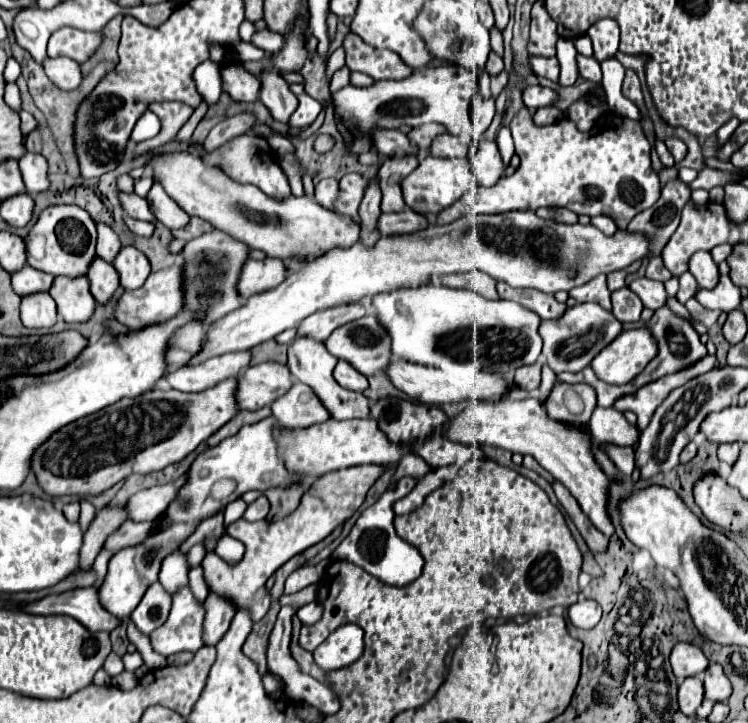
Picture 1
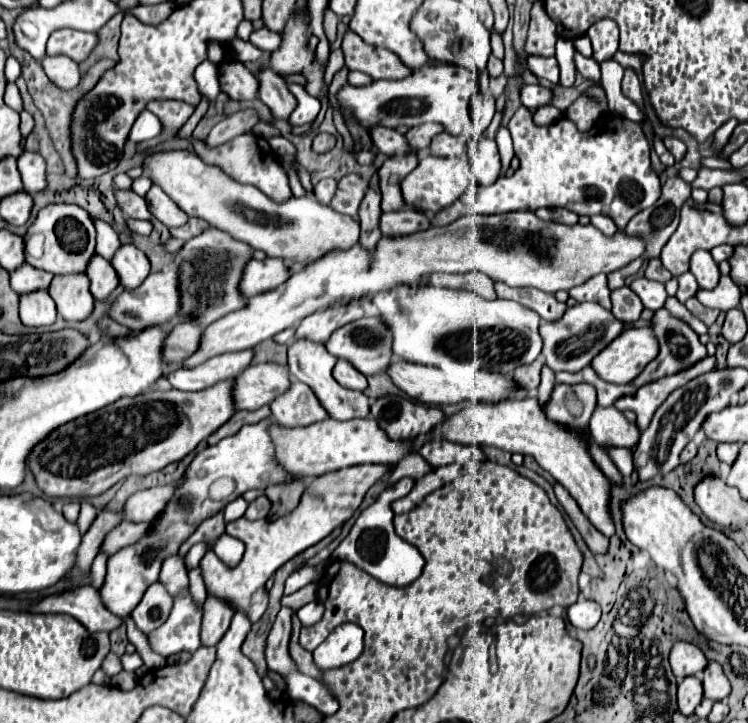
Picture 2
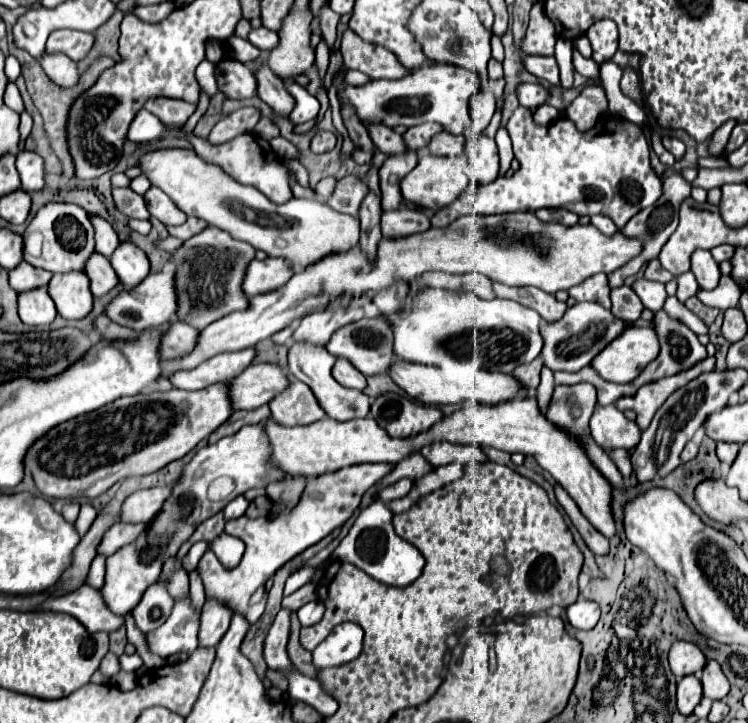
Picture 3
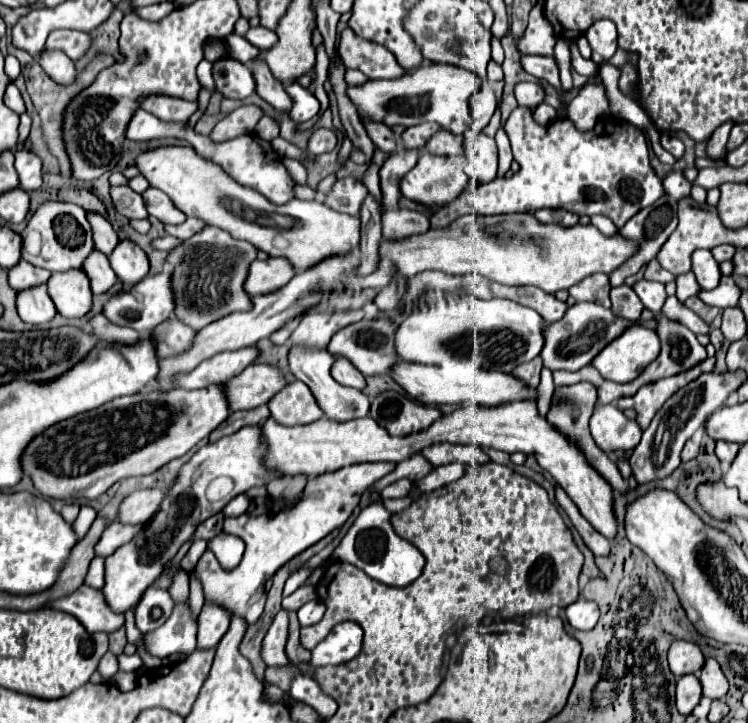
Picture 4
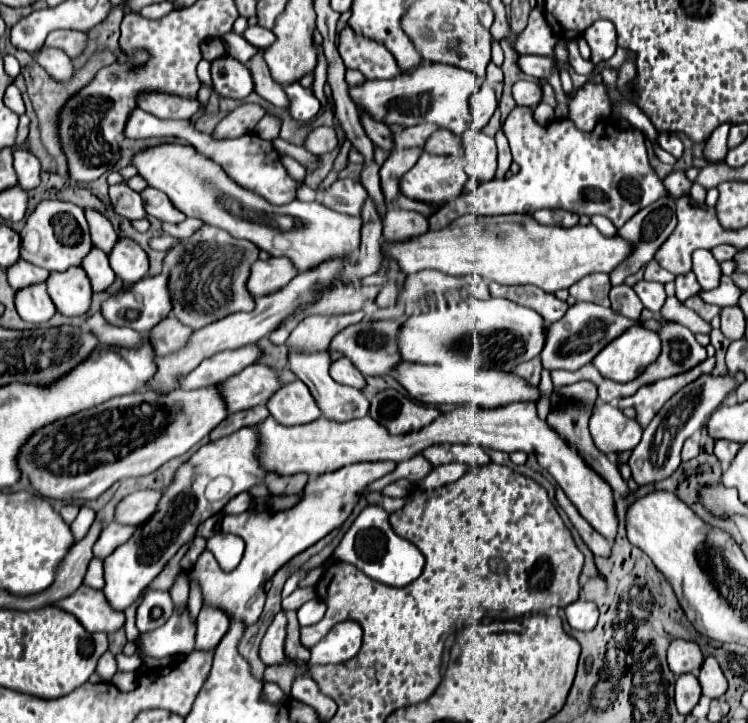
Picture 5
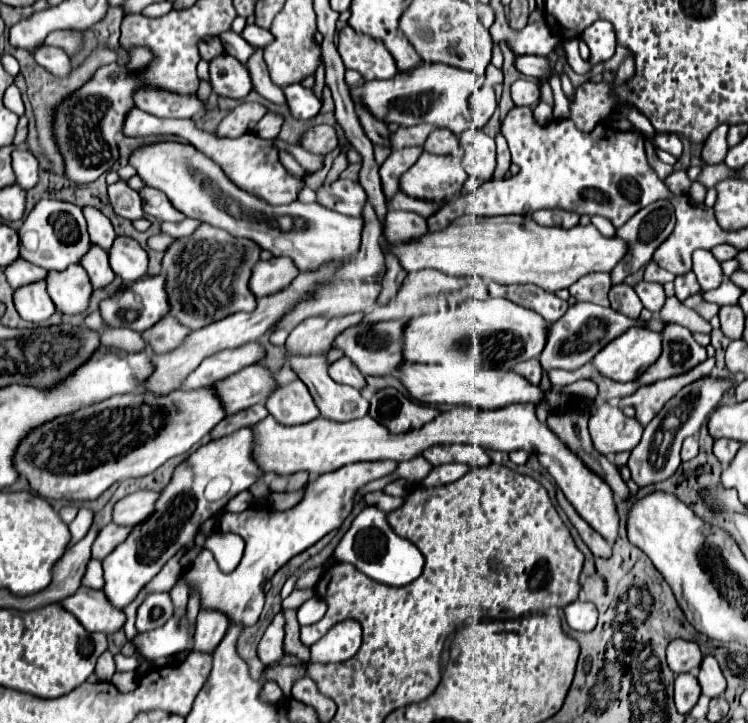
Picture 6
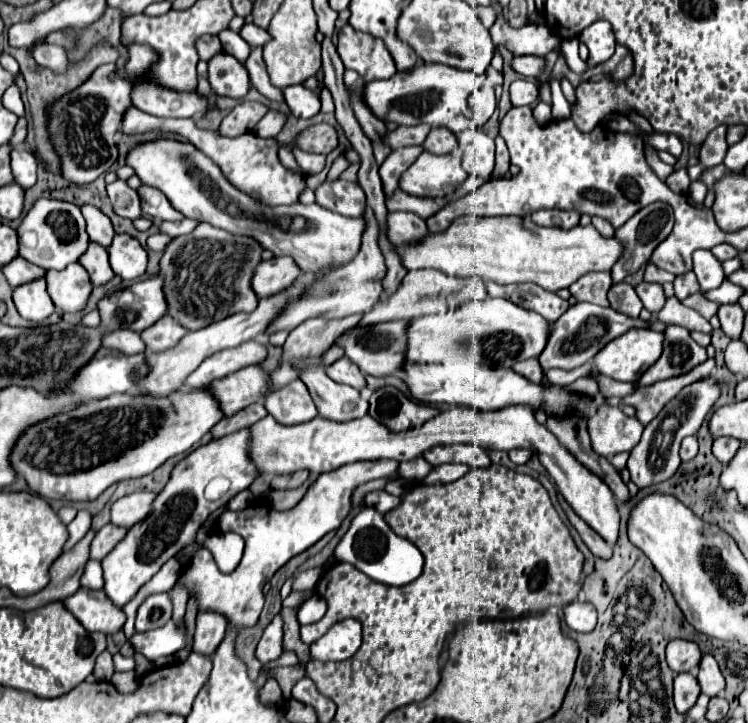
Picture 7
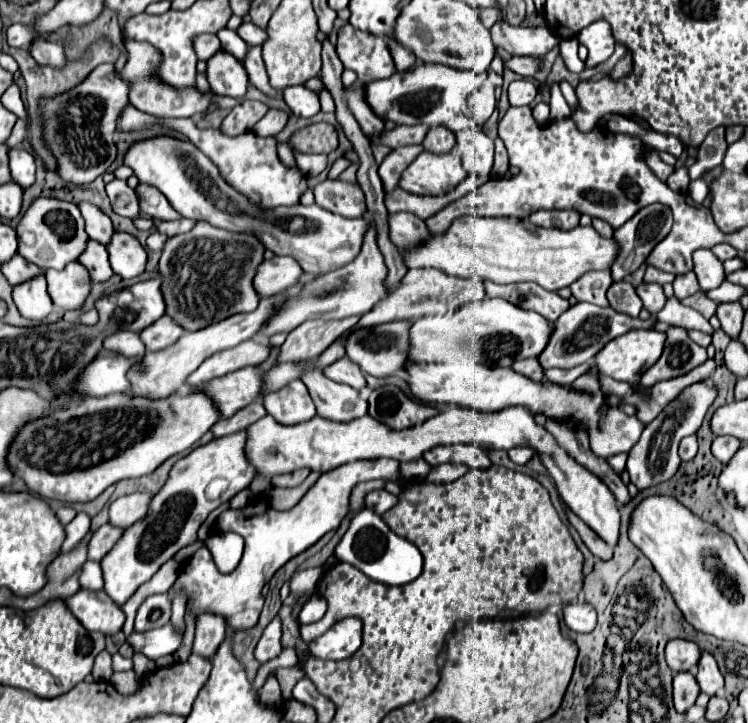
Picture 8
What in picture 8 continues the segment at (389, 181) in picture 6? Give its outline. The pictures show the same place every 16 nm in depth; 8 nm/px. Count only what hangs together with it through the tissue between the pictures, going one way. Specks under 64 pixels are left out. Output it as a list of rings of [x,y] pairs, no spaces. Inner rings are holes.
[[[408,146],[408,148],[398,148],[398,150],[392,150],[384,162],[380,164],[380,178],[382,178],[382,184],[384,184],[384,192],[392,192],[394,188],[398,188],[398,180],[402,176],[402,172],[418,158],[418,154],[422,152],[424,148],[422,146]]]

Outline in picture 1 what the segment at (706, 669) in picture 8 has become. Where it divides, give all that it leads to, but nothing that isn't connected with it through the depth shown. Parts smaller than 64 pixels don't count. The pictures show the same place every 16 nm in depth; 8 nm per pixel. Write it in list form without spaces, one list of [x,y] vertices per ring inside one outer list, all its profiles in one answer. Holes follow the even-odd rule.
[[[710,664],[708,670],[704,672],[704,690],[706,698],[712,702],[726,702],[728,696],[732,694],[732,684],[720,664]]]

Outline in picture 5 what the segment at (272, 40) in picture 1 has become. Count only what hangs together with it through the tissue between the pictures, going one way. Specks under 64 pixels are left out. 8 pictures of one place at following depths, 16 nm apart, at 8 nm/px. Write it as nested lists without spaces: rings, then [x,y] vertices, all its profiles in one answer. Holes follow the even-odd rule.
[[[250,26],[250,28],[246,30],[244,38],[246,38],[252,46],[256,46],[256,48],[260,48],[260,50],[268,48],[268,44],[272,44],[272,40],[276,40],[276,36],[272,36],[272,30],[266,30],[266,28],[260,28],[260,26]]]

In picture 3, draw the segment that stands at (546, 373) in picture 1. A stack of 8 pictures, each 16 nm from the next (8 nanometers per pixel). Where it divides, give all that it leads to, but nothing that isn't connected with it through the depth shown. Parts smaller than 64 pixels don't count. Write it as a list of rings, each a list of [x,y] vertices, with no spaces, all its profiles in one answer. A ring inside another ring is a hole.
[[[544,366],[541,370],[540,384],[537,388],[537,400],[540,411],[545,415],[555,388],[554,373]]]

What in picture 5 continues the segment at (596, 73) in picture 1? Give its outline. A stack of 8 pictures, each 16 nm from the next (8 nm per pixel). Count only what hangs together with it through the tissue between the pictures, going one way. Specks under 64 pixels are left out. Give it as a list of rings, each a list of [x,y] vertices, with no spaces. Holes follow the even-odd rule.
[[[576,40],[568,42],[568,52],[570,52],[570,66],[574,68],[574,71],[581,75],[590,75],[594,72],[594,62],[592,60],[584,60],[578,52],[578,44]]]

